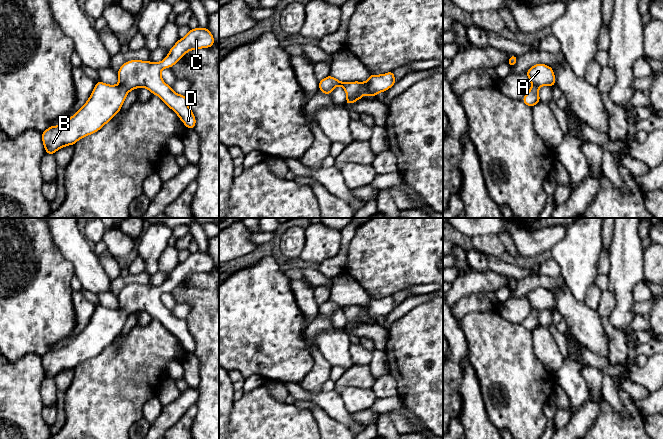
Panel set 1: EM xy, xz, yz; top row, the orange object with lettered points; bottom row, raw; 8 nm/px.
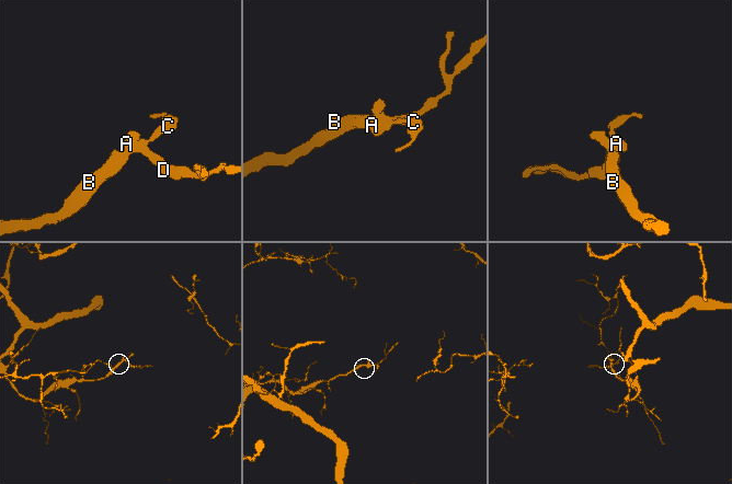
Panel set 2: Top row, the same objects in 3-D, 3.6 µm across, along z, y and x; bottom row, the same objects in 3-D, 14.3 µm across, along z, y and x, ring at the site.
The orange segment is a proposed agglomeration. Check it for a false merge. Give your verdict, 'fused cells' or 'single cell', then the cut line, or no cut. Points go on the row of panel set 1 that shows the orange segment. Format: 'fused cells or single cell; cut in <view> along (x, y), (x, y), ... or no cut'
single cell; no cut

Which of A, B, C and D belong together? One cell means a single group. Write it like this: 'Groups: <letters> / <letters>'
Groups: A B C D

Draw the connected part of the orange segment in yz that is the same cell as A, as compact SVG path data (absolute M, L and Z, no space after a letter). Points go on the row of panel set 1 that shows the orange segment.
M542 63L530 67L526 75L531 81L532 87L523 97L522 101L532 108L535 104L540 102L538 89L541 86L555 86L555 75L553 69L550 66L544 65Z

